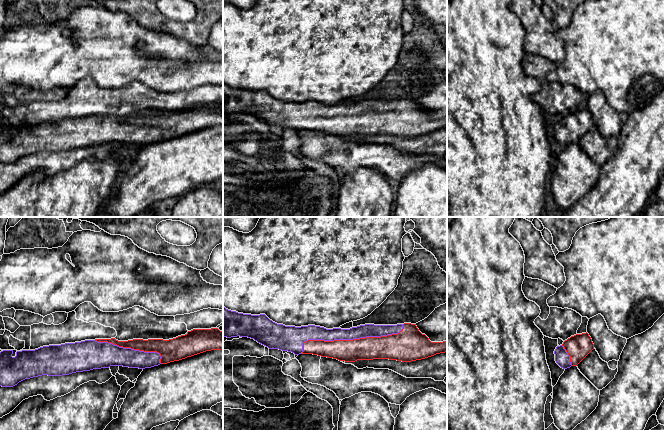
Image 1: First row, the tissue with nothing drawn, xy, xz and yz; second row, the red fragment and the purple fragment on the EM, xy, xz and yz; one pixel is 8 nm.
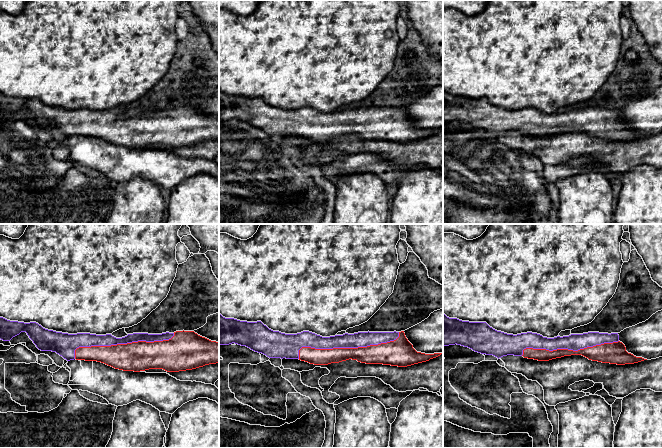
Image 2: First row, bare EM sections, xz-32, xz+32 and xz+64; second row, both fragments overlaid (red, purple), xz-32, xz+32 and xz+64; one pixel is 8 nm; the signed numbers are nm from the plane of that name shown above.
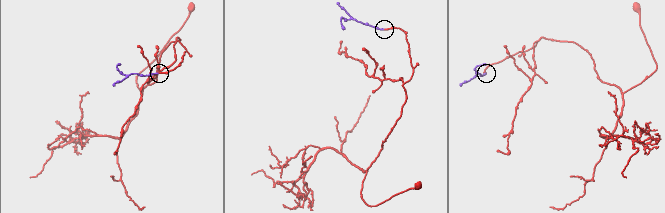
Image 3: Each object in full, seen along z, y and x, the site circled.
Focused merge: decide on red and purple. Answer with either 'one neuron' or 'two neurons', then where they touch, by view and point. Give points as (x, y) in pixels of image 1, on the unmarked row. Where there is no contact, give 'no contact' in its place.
one neuron | xz (349, 116)

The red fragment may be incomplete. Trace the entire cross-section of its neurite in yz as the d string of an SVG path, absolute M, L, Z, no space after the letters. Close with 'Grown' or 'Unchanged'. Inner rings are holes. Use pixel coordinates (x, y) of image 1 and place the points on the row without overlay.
M587 108L576 110L556 123L555 137L563 145L577 142L593 125L594 120Z. Grown

